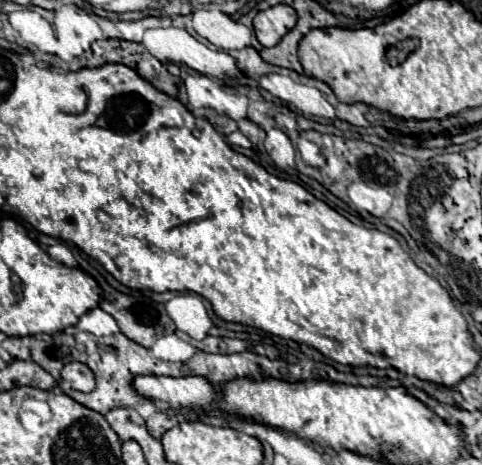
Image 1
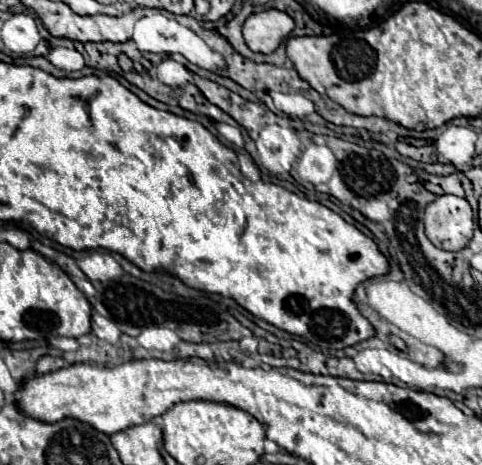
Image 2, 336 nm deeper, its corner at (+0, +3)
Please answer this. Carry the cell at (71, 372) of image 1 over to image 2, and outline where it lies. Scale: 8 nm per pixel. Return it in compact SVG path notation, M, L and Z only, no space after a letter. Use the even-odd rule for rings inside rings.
M43 355L37 359L35 363L35 373L37 375L45 375L45 373L51 373L51 371L57 371L61 367L65 367L67 361L61 359L61 357L51 357L51 355Z

